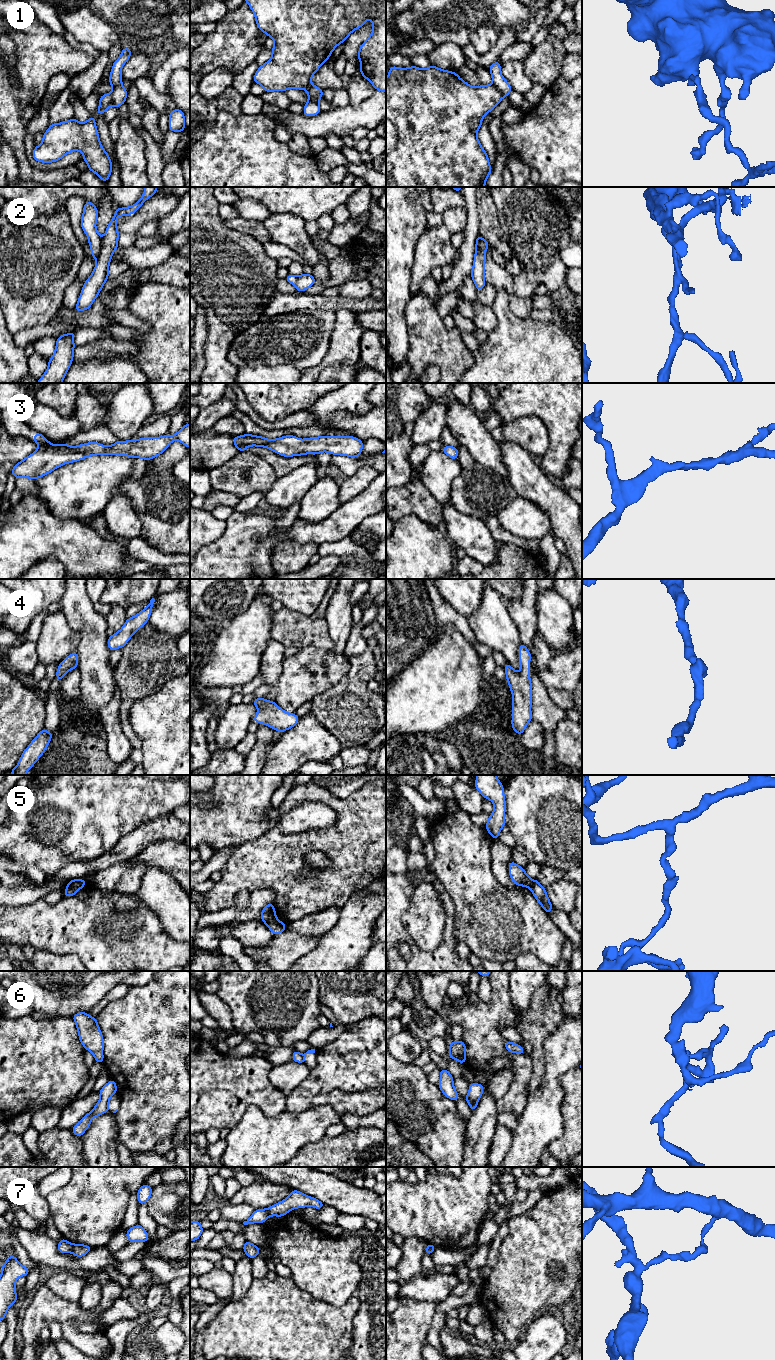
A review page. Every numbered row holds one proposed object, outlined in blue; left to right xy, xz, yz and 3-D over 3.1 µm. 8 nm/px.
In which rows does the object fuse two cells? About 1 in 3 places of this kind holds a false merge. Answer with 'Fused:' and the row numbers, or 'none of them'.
Fused: 1, 2, 5, 6, 7

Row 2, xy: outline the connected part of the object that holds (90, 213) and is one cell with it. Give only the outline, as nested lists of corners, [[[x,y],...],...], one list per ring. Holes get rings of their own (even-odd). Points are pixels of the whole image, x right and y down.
[[[85,202],[83,215],[81,217],[81,227],[88,236],[88,243],[91,248],[91,255],[97,259],[101,253],[102,239],[96,229],[96,221],[98,218],[97,207],[92,202]]]

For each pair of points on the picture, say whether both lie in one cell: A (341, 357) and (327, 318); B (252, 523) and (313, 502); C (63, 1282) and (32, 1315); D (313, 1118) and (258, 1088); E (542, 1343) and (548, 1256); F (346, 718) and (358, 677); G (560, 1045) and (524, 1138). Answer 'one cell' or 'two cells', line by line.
A: two cells
B: two cells
C: two cells
D: two cells
E: two cells
F: one cell
G: one cell

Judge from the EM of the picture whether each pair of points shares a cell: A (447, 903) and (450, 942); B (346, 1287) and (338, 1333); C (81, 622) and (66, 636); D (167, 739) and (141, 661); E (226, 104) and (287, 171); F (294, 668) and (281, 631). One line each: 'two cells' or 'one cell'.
A: one cell
B: two cells
C: two cells
D: two cells
E: two cells
F: two cells

